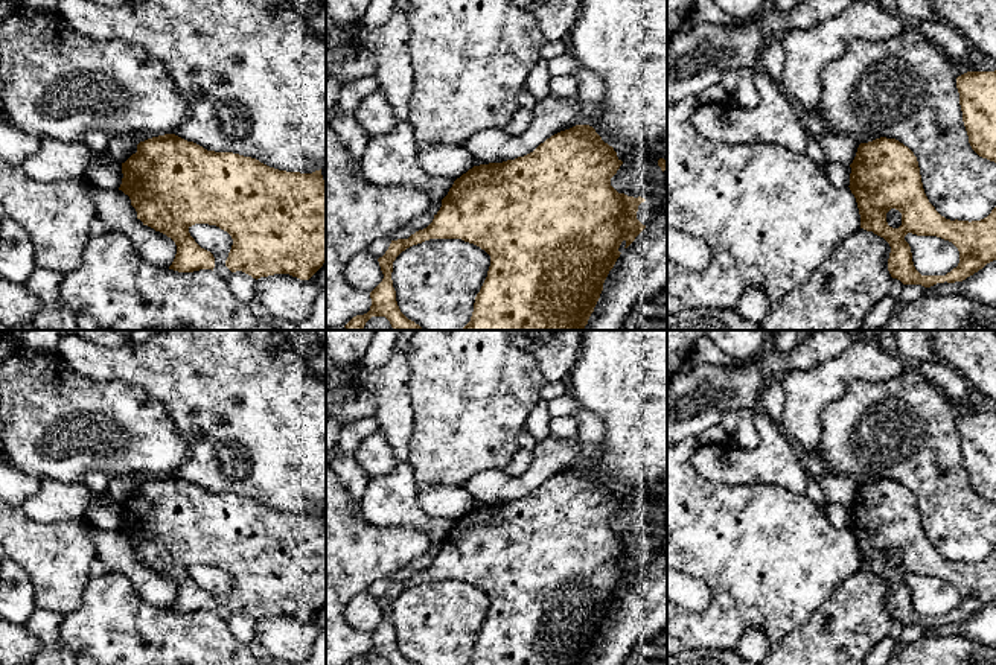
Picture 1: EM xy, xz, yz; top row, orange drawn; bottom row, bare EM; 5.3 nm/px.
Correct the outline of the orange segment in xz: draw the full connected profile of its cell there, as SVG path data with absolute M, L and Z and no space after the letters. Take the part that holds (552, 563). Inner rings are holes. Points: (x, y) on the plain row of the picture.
M576 466L551 476L524 498L474 507L454 522L426 569L408 580L391 581L385 595L378 600L384 619L370 633L370 651L353 657L347 665L366 665L372 657L385 657L390 665L416 665L397 647L391 621L393 603L407 589L429 580L461 580L490 597L487 618L475 638L468 665L588 665L603 624L621 595L621 583L624 581L627 589L646 569L637 560L638 546L646 540L618 534L611 527L611 519L621 505L614 488L605 484L592 467Z

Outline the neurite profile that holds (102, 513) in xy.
M94 498L88 504L84 519L99 530L119 530L122 525L122 505L107 498Z

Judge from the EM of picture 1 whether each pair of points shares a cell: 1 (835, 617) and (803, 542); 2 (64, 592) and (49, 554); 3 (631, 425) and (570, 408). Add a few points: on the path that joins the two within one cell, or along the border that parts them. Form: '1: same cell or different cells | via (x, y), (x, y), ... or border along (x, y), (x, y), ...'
1: different cells | border along (853, 574), (803, 624)
2: same cell | via (58, 583), (57, 563)
3: different cells | border along (568, 393), (580, 405)

